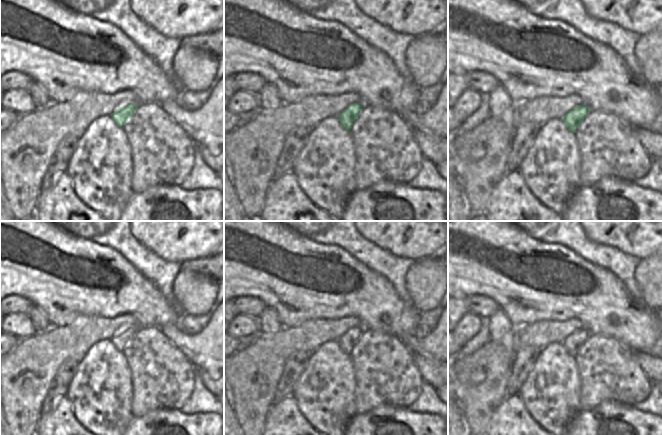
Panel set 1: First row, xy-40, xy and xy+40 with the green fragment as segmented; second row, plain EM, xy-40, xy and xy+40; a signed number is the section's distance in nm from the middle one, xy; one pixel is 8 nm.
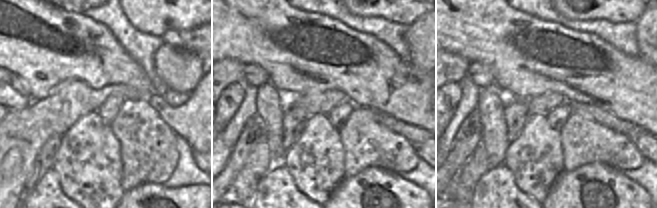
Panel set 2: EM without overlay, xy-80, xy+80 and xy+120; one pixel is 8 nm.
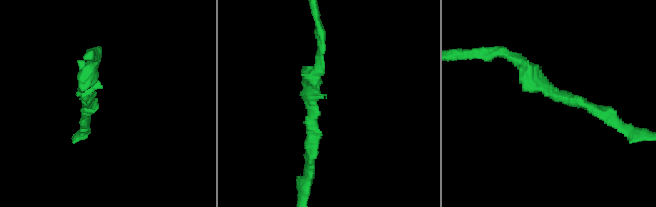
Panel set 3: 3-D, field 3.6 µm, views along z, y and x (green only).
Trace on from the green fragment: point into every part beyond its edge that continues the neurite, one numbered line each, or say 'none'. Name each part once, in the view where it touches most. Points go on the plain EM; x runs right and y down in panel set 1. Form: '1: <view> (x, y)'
none

